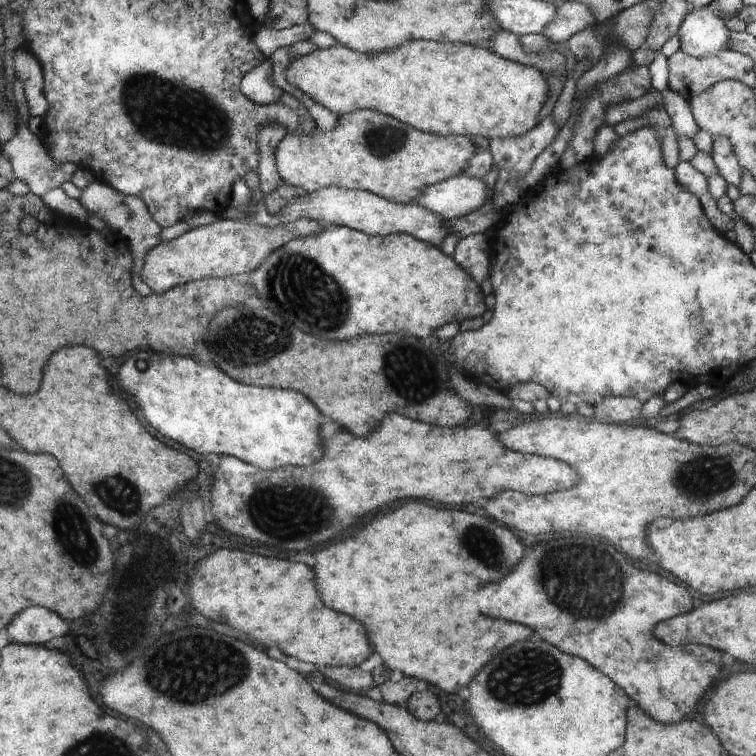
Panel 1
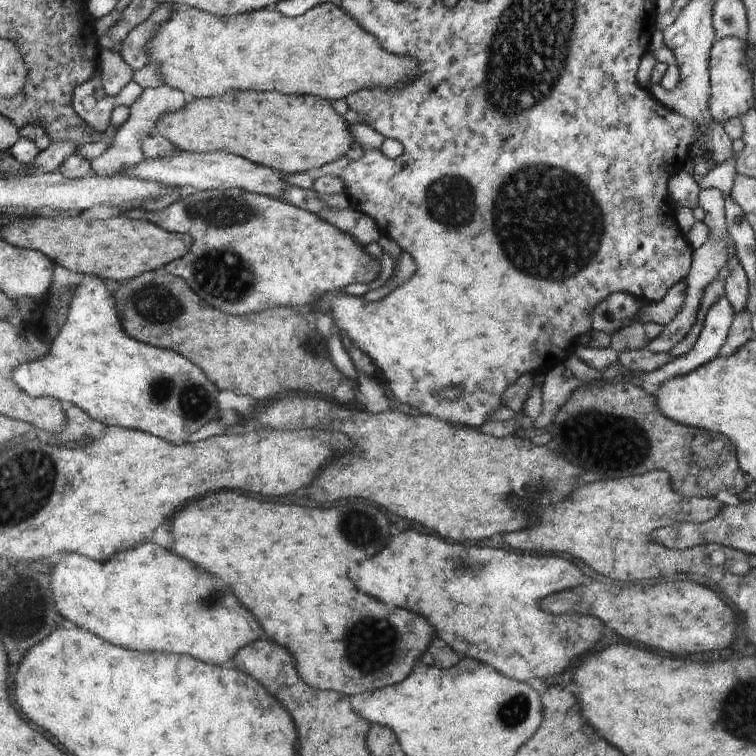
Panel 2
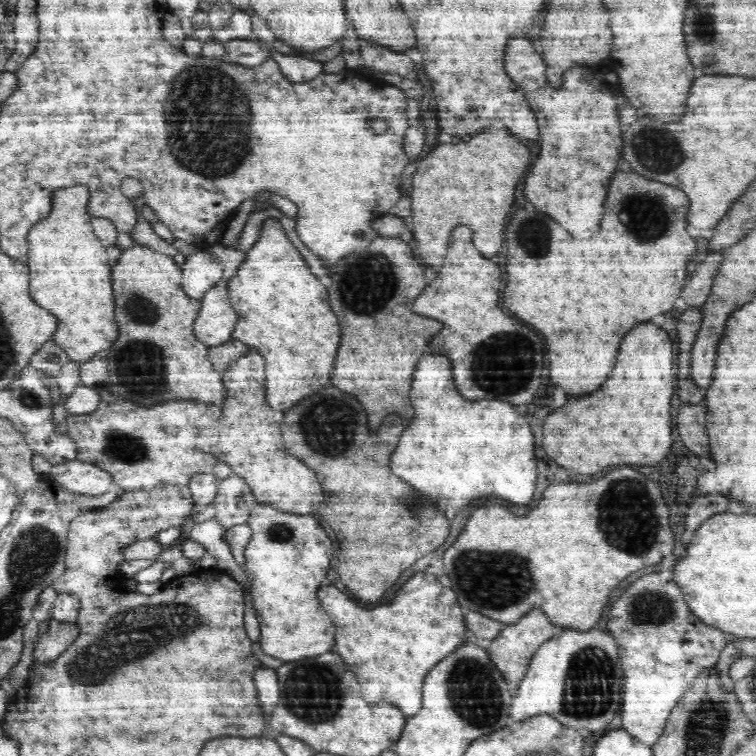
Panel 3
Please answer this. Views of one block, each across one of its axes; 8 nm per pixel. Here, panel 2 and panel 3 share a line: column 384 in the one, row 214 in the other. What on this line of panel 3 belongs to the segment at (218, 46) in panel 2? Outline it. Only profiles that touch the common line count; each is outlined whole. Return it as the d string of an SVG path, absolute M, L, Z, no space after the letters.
M76 185L54 192L51 200L51 214L38 222L28 233L29 252L24 261L29 268L29 291L34 302L49 310L58 318L58 327L53 341L67 352L72 361L86 362L94 354L103 354L113 346L119 330L114 316L114 296L110 282L110 264L107 249L91 228L88 202L89 191L86 186Z

